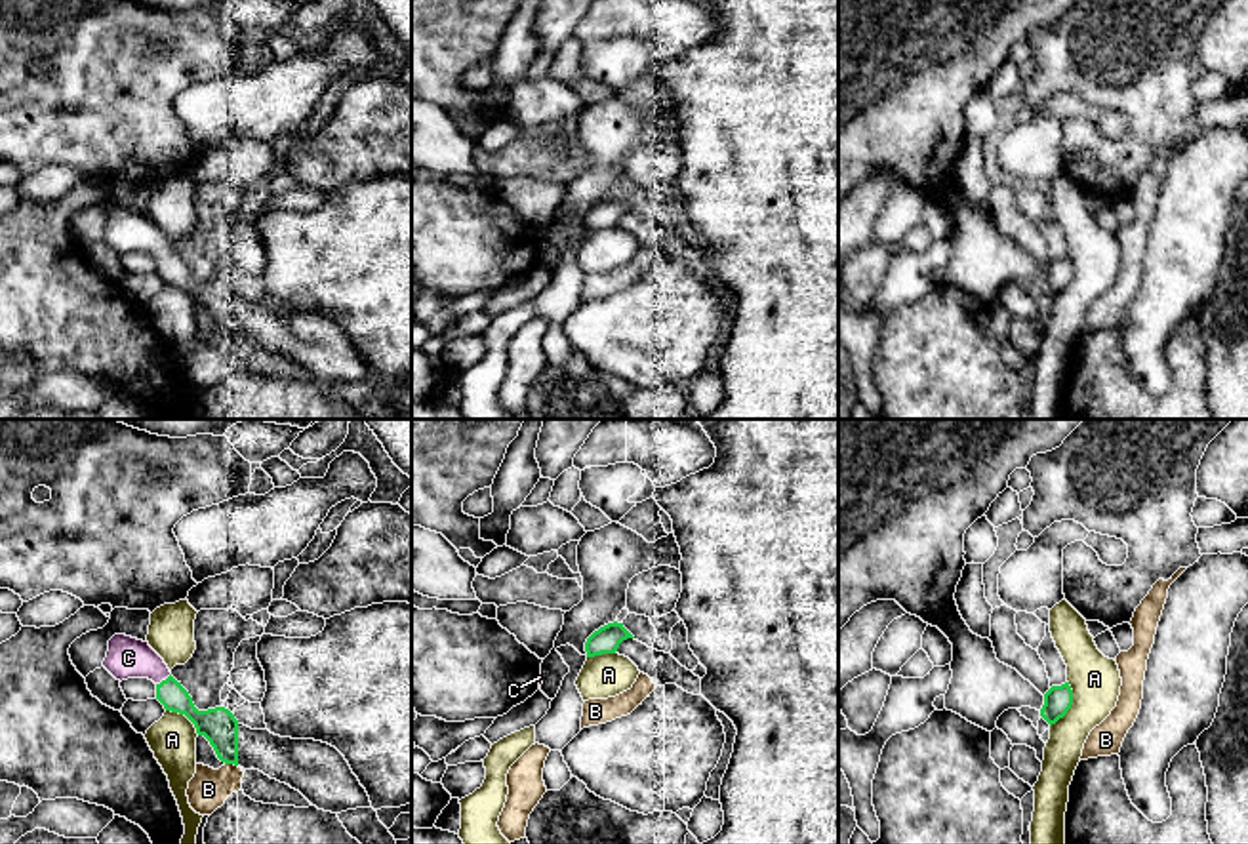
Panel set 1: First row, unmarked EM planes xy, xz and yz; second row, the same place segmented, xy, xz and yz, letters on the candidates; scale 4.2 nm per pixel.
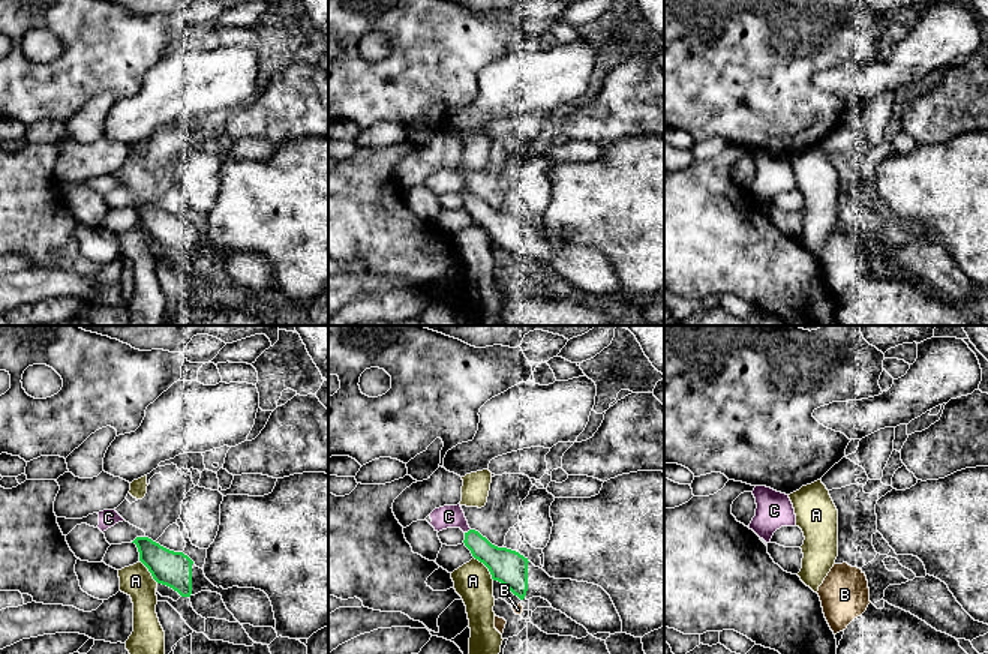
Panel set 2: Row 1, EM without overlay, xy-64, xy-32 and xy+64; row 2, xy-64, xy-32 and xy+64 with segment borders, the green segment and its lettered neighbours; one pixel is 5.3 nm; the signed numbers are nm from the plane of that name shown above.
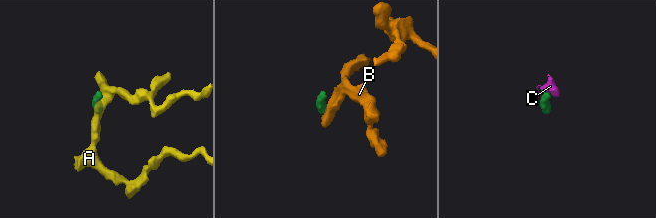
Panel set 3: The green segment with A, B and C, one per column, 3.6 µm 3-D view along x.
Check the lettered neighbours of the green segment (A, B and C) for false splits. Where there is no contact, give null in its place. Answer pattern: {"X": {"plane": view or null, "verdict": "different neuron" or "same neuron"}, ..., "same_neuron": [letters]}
{"A": {"plane": "yz", "verdict": "different neuron"}, "B": {"plane": "xy", "verdict": "different neuron"}, "C": {"plane": "xy", "verdict": "same neuron"}, "same_neuron": ["C"]}

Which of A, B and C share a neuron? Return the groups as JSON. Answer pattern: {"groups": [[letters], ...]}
{"groups": [["A"], ["B"], ["C"]]}

